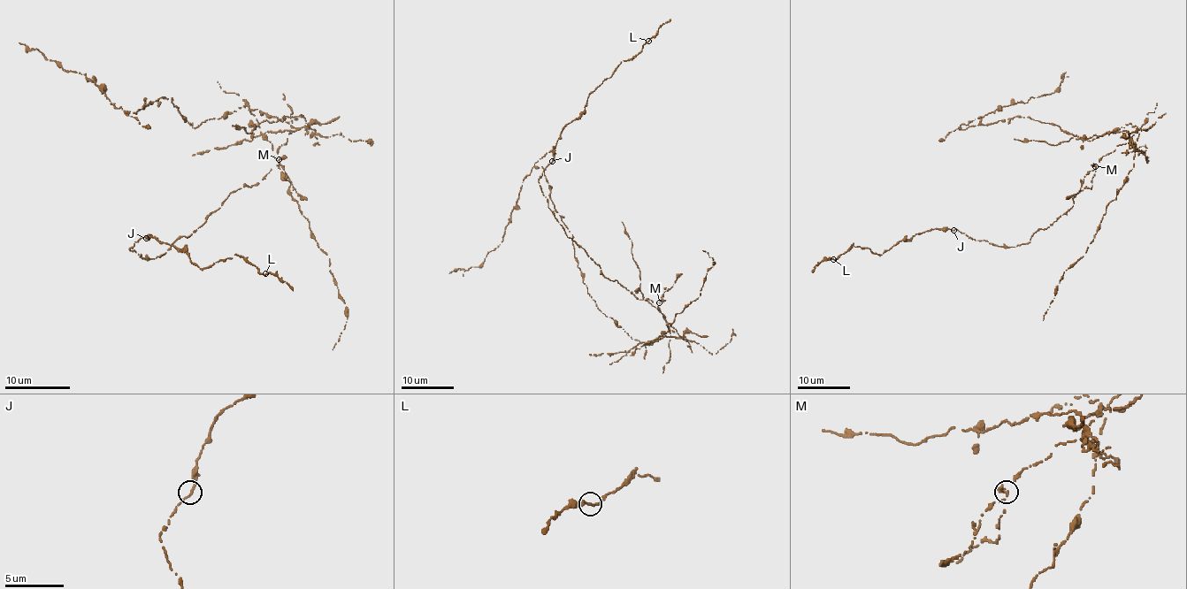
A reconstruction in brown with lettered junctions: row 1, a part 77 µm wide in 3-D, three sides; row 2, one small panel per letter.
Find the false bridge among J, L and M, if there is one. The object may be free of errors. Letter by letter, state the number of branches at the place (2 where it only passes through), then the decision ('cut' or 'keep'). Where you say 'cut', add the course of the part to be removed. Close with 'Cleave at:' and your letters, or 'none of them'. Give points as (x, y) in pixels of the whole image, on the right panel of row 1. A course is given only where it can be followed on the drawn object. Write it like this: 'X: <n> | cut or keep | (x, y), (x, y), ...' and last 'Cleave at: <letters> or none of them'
J: 2 | keep
L: 2 | keep
M: 2 | cut | (1095, 165), (1129, 142), (1136, 126), (1092, 141), (1022, 116), (959, 127), (1003, 105), (1048, 95), (1066, 72)
Cleave at: M

